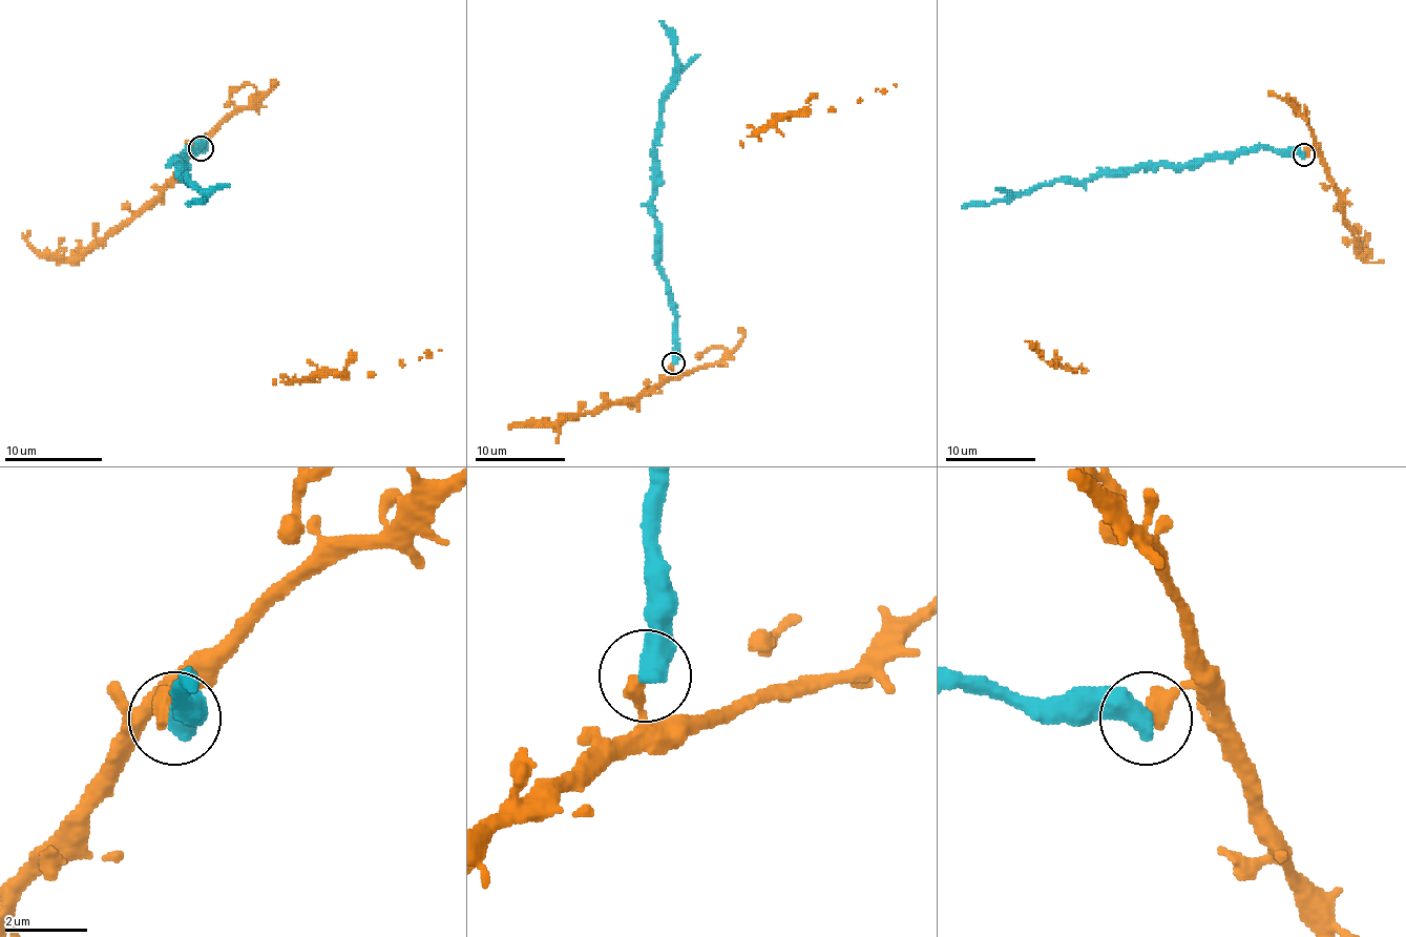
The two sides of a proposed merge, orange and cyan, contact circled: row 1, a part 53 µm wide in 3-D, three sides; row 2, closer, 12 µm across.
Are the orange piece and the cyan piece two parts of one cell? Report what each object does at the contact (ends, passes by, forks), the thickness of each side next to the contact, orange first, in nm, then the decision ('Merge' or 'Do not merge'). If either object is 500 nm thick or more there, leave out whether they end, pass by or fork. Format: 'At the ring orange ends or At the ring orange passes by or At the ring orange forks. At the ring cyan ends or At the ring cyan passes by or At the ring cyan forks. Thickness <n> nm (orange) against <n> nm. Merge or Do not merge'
Thickness 440 nm (orange) against 600 nm. Do not merge

